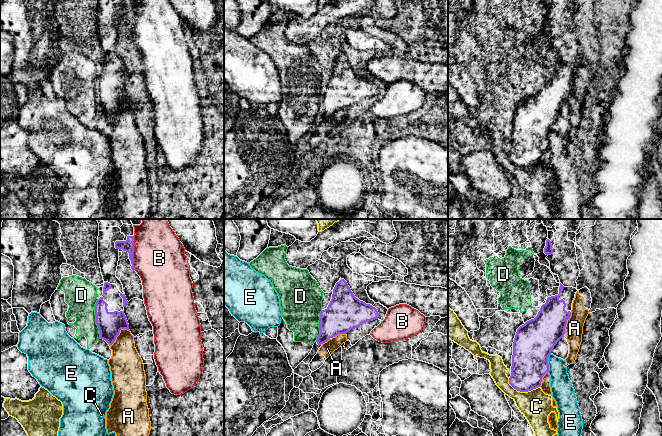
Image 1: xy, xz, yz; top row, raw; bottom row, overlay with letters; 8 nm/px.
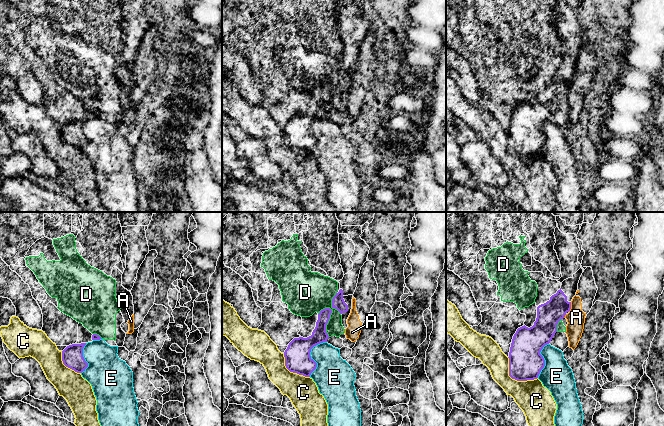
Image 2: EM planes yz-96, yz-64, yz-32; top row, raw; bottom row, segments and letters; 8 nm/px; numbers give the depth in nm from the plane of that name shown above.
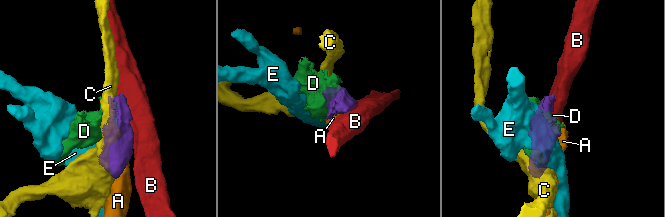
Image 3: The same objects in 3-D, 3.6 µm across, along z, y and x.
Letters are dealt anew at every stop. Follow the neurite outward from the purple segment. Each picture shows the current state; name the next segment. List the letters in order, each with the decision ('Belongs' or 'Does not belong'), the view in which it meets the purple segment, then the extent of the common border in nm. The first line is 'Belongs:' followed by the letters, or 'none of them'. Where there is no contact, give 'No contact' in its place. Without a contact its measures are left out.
Belongs: none of them
A: Does not belong. Touches purple in xy. Shared border 200 nm
B: Does not belong. Touches purple in xy. Shared border 280 nm
C: Does not belong. Touches purple in yz. Shared border 260 nm
D: Does not belong. Touches purple in xy. Shared border 320 nm
E: Does not belong. Touches purple in yz. Shared border 160 nm

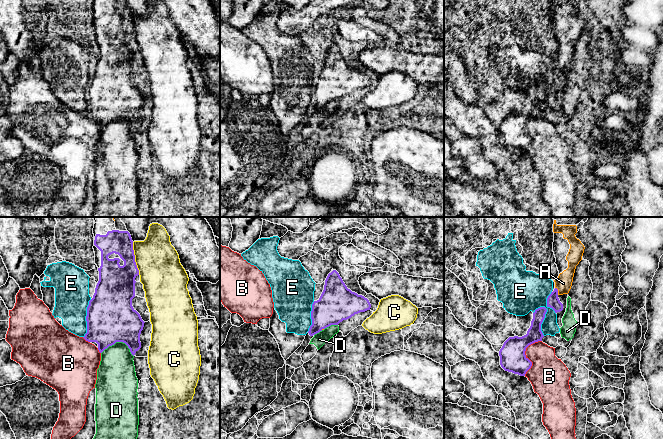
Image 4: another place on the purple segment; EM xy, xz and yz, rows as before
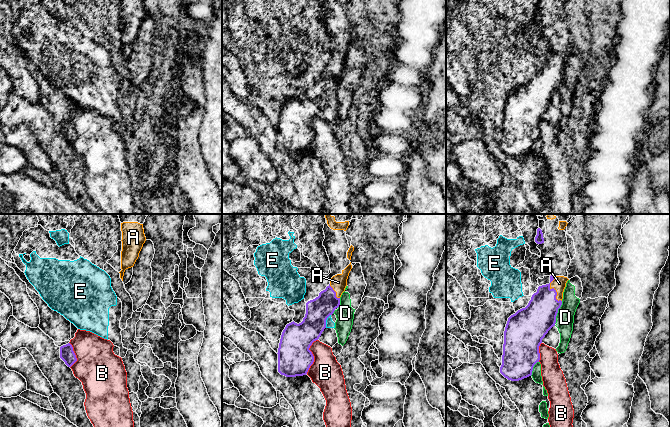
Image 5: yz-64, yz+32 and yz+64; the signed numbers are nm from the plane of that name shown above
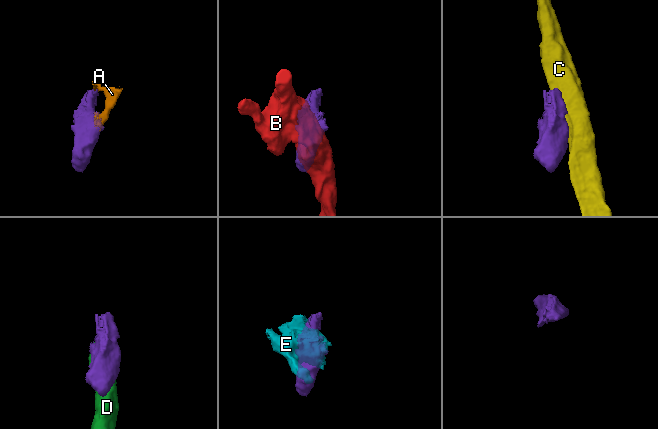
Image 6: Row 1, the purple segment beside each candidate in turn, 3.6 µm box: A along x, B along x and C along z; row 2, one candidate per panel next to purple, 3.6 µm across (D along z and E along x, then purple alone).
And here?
Belongs: A
A: Belongs. Touches purple in yz. Shared border 70 nm
B: Does not belong. Touches purple in yz. Shared border 320 nm
C: Does not belong. Touches purple in xy. Shared border 280 nm
D: Does not belong. Touches purple in xy. Shared border 260 nm
E: Does not belong. Touches purple in yz. Shared border 360 nm

